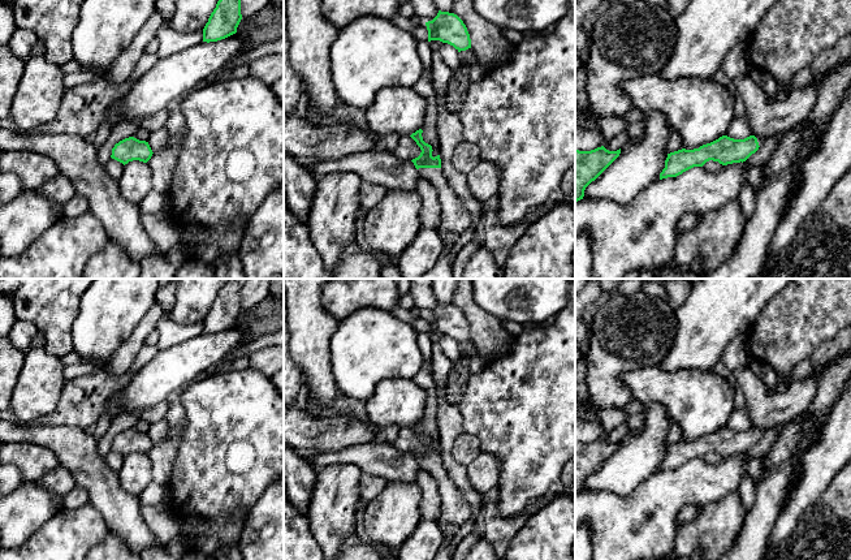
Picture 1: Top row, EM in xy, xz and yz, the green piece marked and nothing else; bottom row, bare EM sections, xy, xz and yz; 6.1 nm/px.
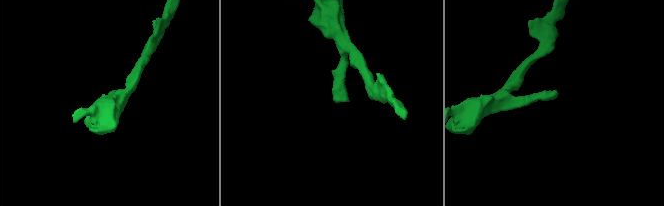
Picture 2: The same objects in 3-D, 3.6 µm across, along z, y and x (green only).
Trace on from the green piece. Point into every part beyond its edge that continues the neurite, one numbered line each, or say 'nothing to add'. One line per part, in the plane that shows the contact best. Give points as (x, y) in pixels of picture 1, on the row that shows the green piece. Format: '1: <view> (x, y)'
1: xz (454, 216)

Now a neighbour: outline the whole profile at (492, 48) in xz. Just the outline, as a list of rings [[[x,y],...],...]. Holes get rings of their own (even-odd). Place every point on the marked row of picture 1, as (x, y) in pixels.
[[[455,0],[454,14],[466,25],[471,48],[484,73],[509,59],[514,44],[502,35],[498,26],[484,20],[475,10],[474,0]]]

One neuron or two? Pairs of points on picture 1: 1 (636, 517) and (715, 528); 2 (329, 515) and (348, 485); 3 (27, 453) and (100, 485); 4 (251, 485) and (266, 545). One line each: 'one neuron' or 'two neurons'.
1: two neurons
2: one neuron
3: two neurons
4: two neurons

